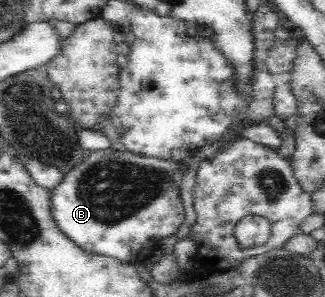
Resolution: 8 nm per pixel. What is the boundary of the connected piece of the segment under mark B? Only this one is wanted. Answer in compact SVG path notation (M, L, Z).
M114 149L88 155L86 161L72 173L66 173L64 181L52 191L52 216L56 225L84 251L111 257L121 265L132 264L146 247L152 247L160 239L176 233L184 221L184 208L178 199L178 187L183 175L177 164L178 161L140 157L130 151L120 153Z

